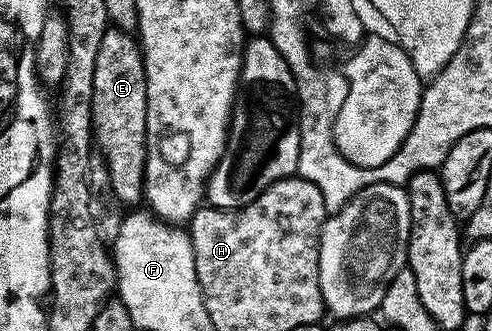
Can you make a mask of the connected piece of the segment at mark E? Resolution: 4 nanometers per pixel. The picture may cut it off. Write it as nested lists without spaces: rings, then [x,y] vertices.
[[[108,29],[94,59],[92,137],[99,157],[108,166],[112,193],[124,208],[139,207],[144,197],[147,103],[143,50],[129,31]]]

